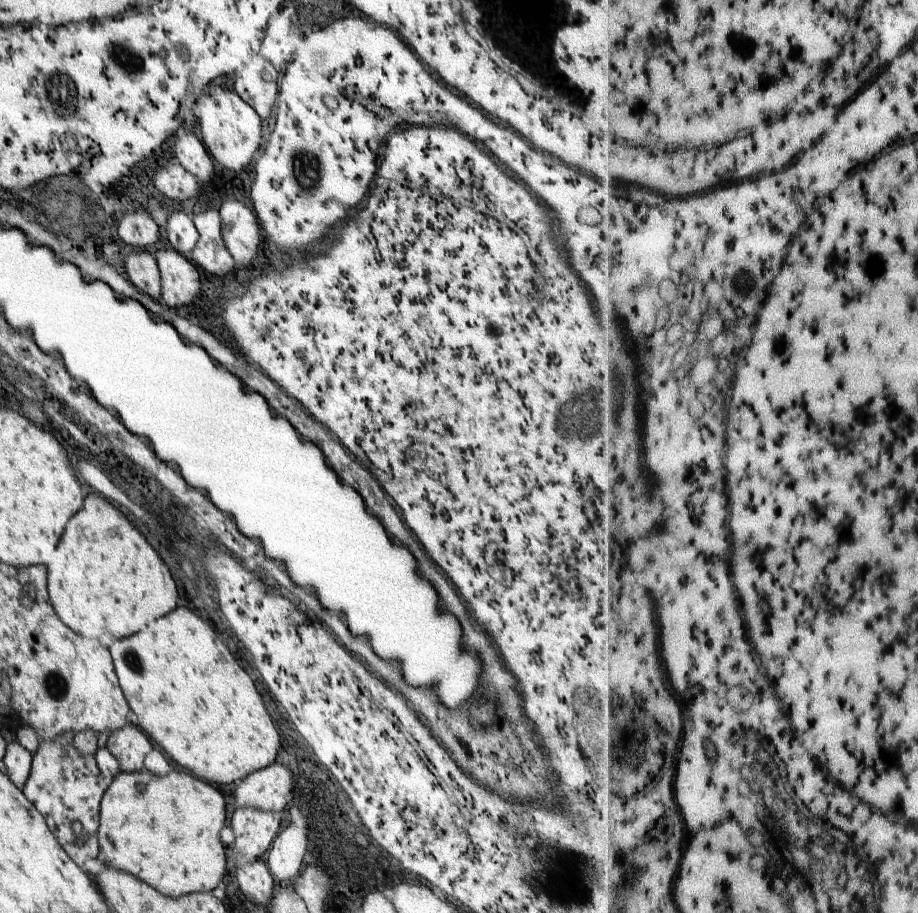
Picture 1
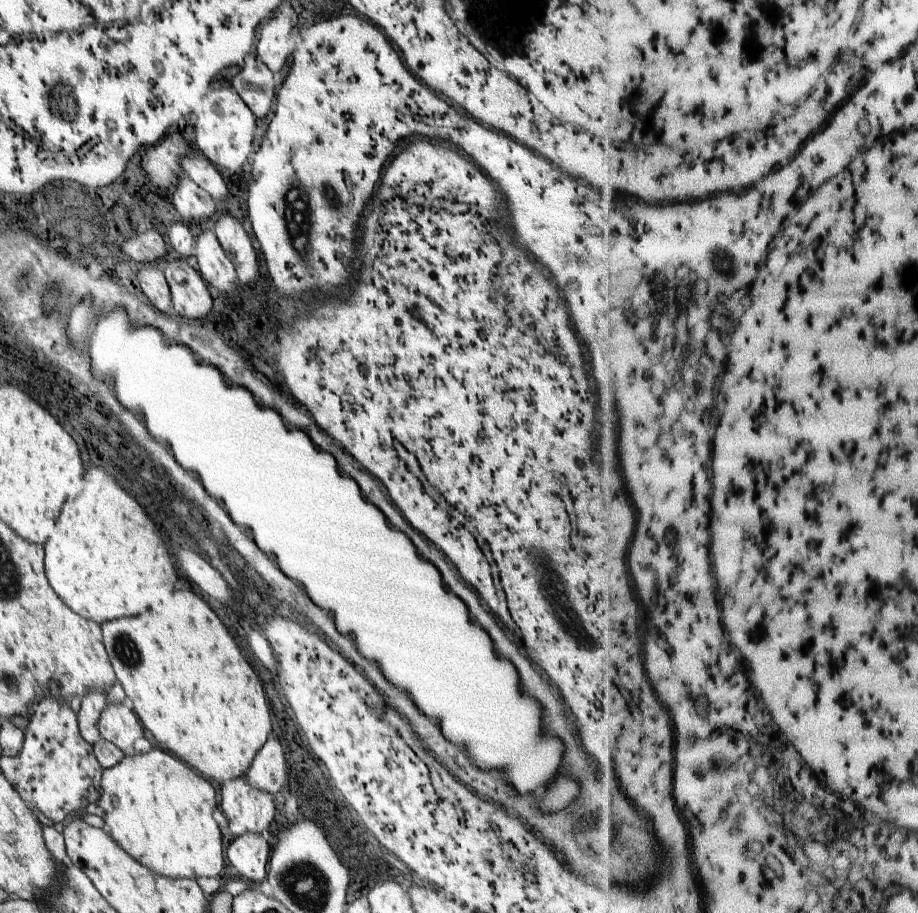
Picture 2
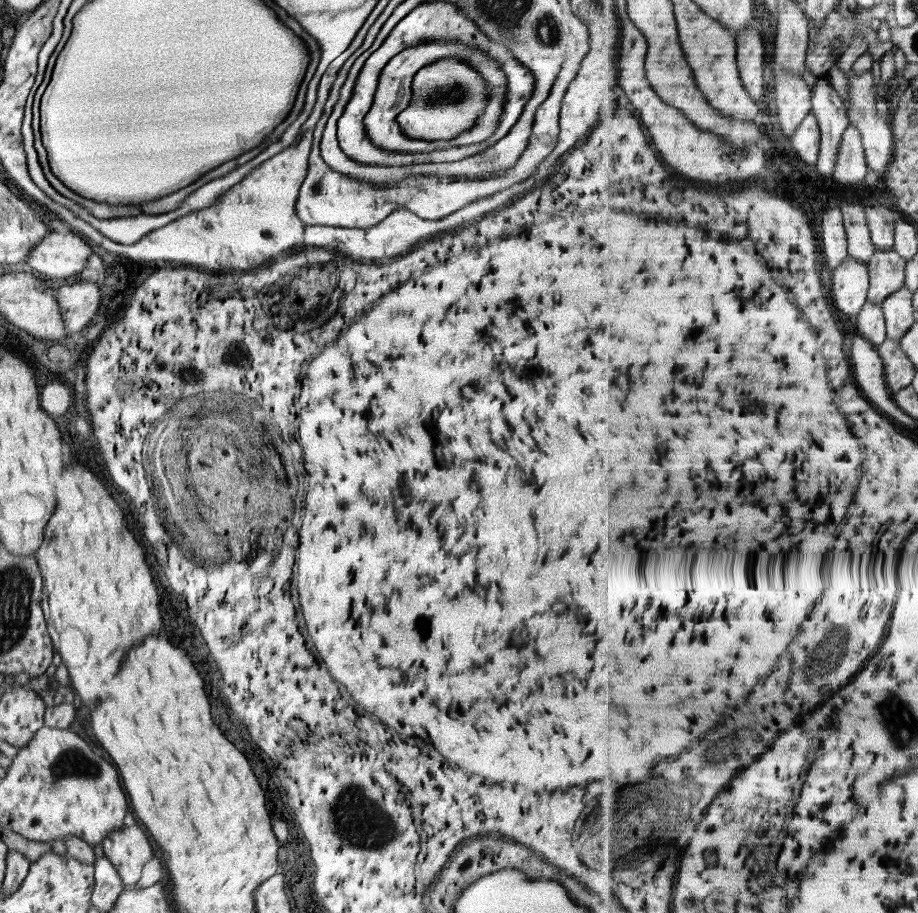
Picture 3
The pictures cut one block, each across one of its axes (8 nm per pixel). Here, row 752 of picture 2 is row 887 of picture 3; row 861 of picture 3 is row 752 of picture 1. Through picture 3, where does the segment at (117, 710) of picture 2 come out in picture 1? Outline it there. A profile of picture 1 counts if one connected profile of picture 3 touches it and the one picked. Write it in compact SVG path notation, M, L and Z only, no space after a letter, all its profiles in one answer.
M131 719L110 734L106 747L117 758L121 772L138 772L144 768L144 756L150 752L152 744Z

